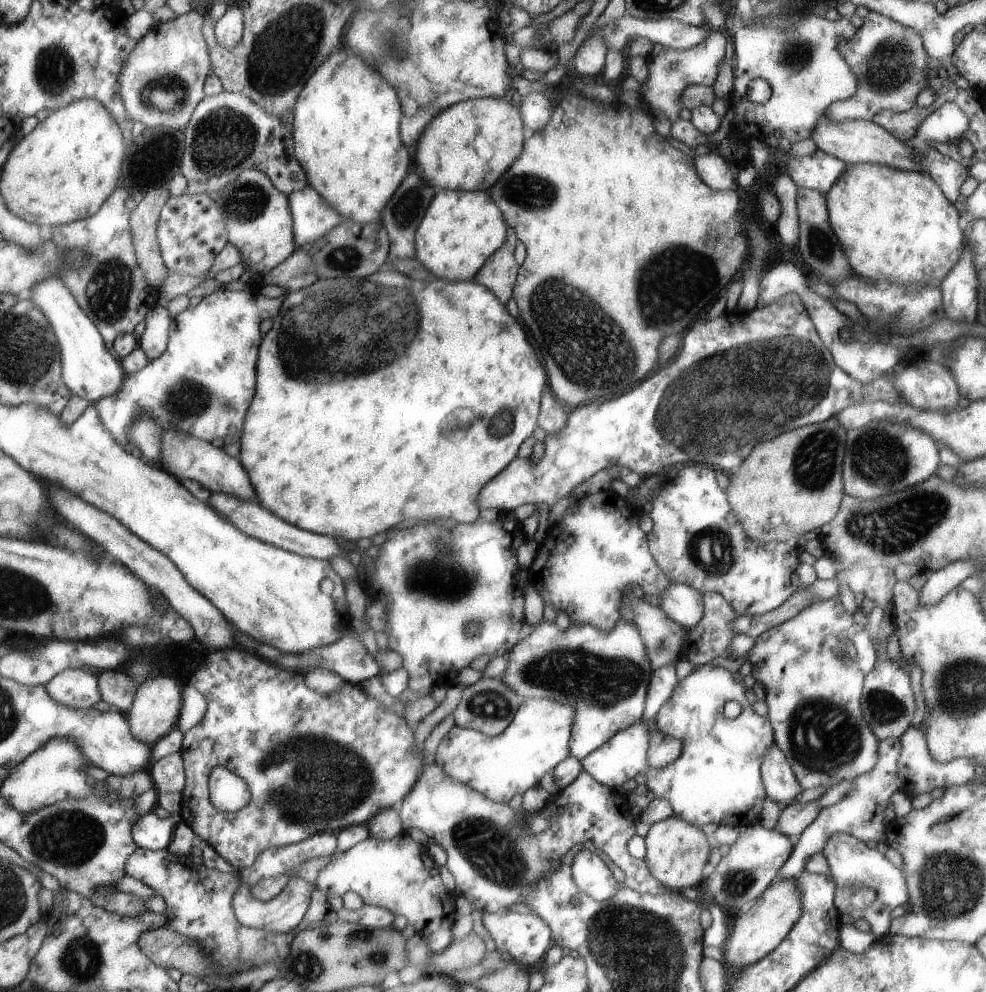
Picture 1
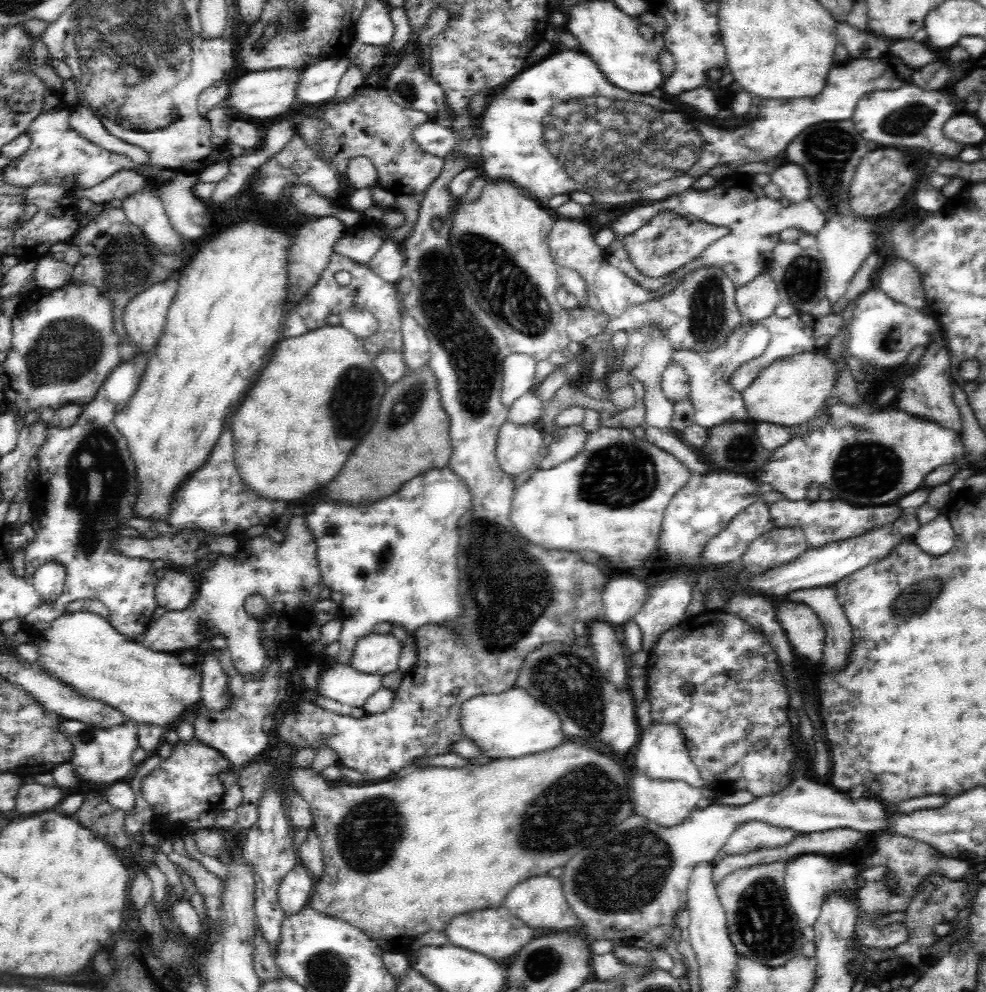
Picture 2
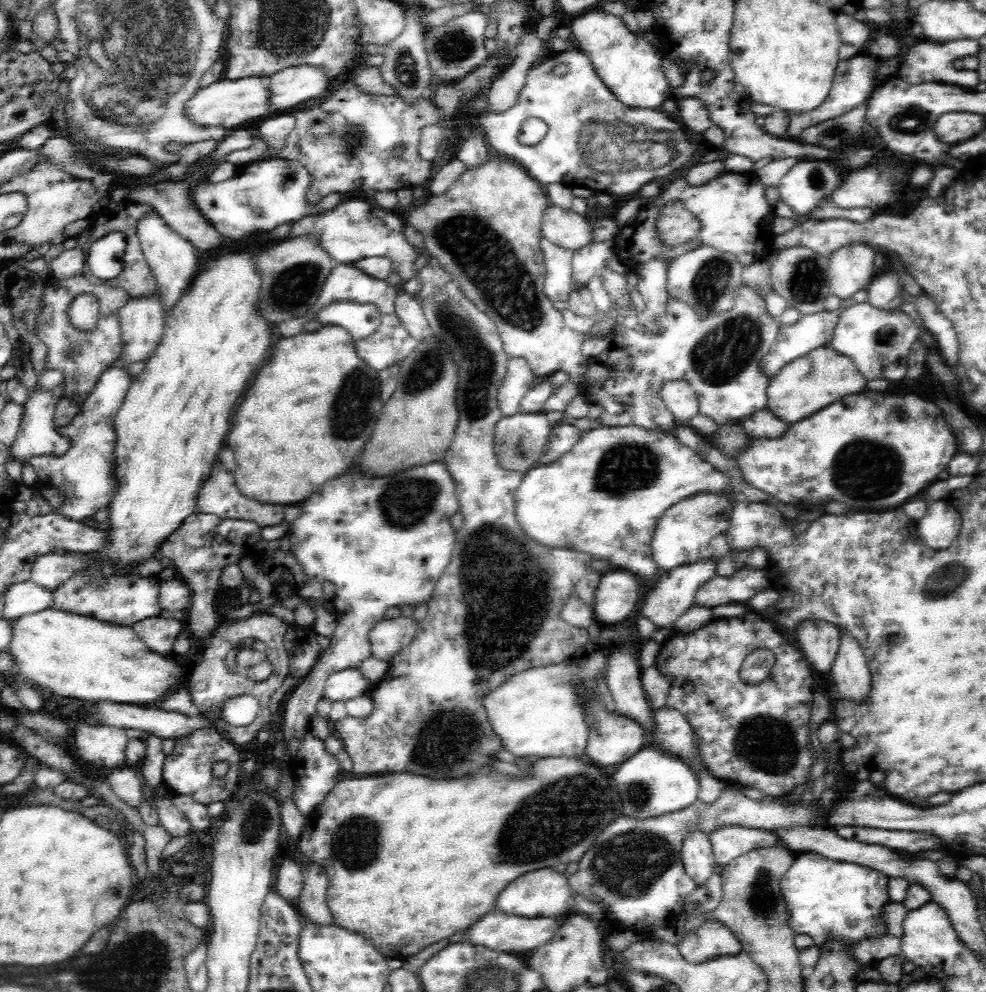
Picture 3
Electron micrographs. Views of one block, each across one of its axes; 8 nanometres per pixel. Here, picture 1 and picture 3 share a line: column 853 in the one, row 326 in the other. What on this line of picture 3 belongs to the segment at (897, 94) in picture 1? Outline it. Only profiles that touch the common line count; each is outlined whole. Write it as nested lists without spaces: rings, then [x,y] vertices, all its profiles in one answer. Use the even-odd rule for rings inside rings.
[[[82,274],[64,280],[51,278],[44,284],[42,310],[38,316],[36,335],[44,341],[48,349],[46,365],[52,369],[60,369],[64,373],[64,396],[82,404],[94,388],[100,375],[122,356],[121,330],[119,310],[131,299],[130,294],[103,283],[92,283]],[[80,293],[92,293],[98,297],[98,322],[92,331],[75,330],[68,323],[67,308],[70,301]]]

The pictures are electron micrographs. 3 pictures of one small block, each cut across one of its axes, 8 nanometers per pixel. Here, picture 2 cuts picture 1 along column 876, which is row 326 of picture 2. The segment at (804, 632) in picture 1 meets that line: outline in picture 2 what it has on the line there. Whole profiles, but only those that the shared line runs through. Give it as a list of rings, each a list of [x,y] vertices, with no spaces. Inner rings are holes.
[[[742,316],[741,322],[728,334],[724,344],[717,350],[711,352],[694,351],[674,351],[671,362],[676,362],[677,366],[684,367],[688,375],[690,392],[693,399],[694,422],[704,428],[712,428],[724,423],[747,422],[748,412],[746,409],[746,399],[743,393],[736,391],[732,385],[732,374],[743,366],[744,363],[760,357],[771,340],[771,333],[766,325],[760,322],[753,322]]]

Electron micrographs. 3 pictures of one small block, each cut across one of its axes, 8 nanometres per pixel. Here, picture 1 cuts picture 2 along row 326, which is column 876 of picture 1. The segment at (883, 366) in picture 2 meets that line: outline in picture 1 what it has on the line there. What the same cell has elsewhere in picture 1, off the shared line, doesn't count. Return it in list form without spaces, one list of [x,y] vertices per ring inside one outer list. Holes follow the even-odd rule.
[[[848,833],[830,835],[821,853],[829,864],[830,876],[837,880],[839,912],[850,915],[855,920],[867,920],[878,939],[888,934],[888,920],[892,920],[890,912],[900,904],[907,906],[909,900],[909,888],[901,868],[894,865],[882,852],[870,849],[865,841]]]

